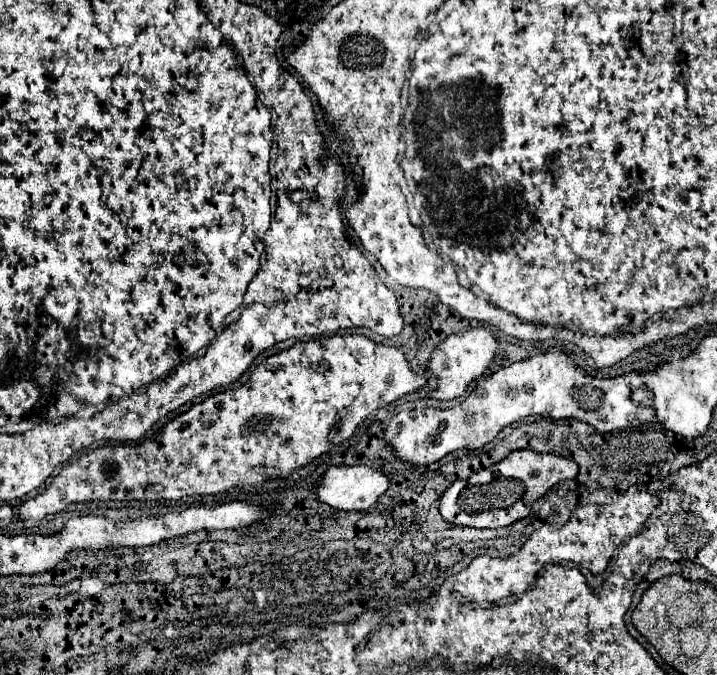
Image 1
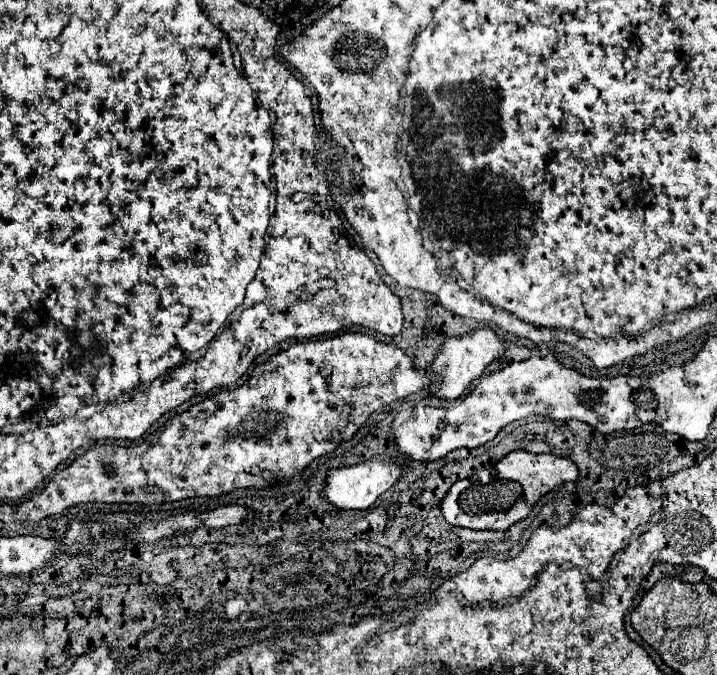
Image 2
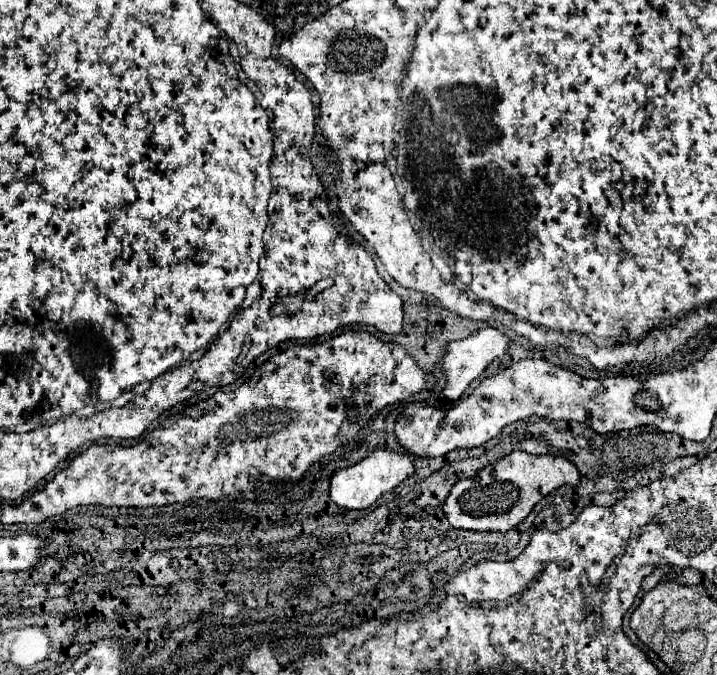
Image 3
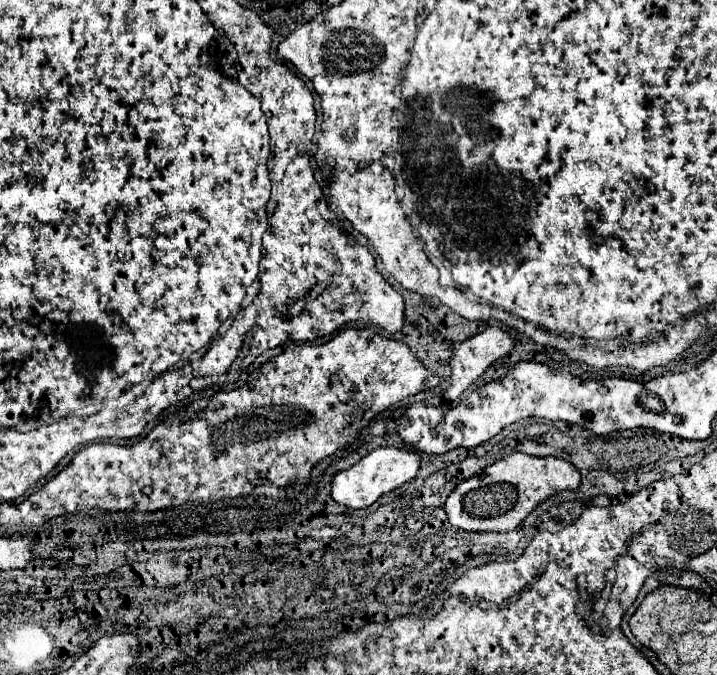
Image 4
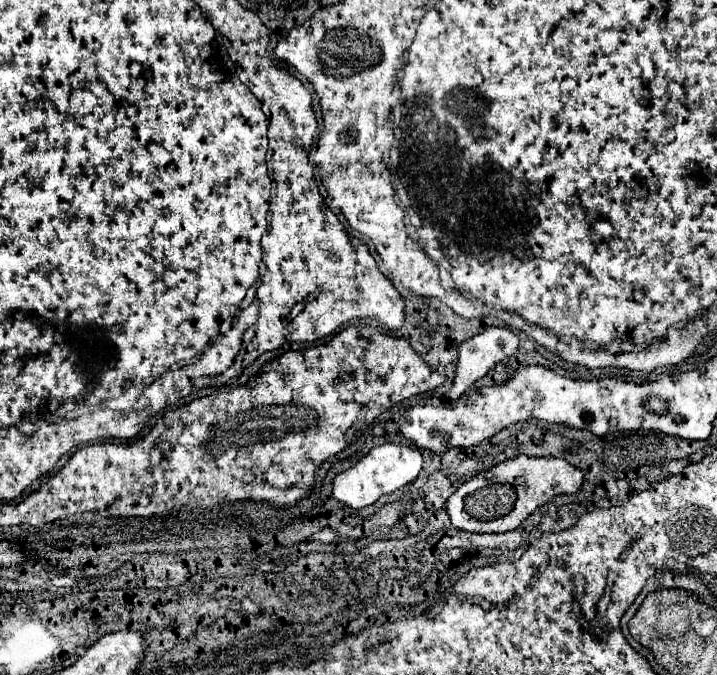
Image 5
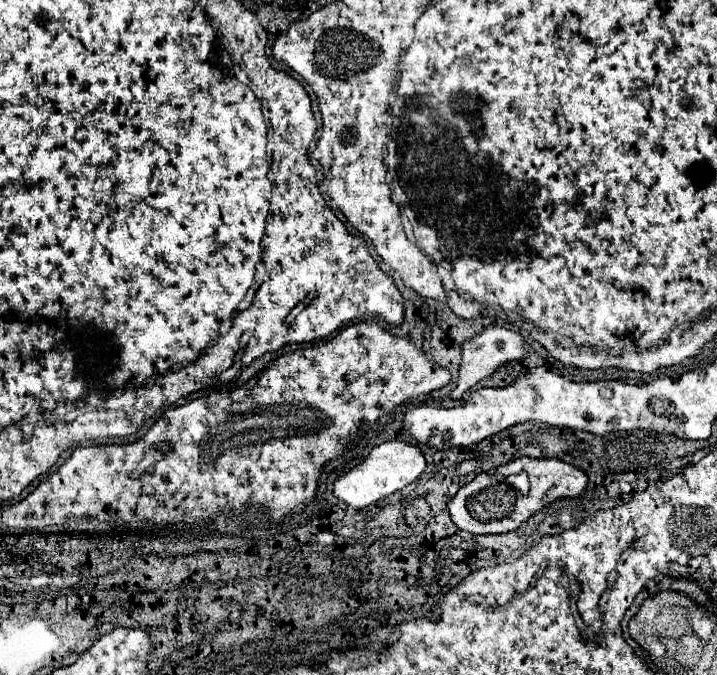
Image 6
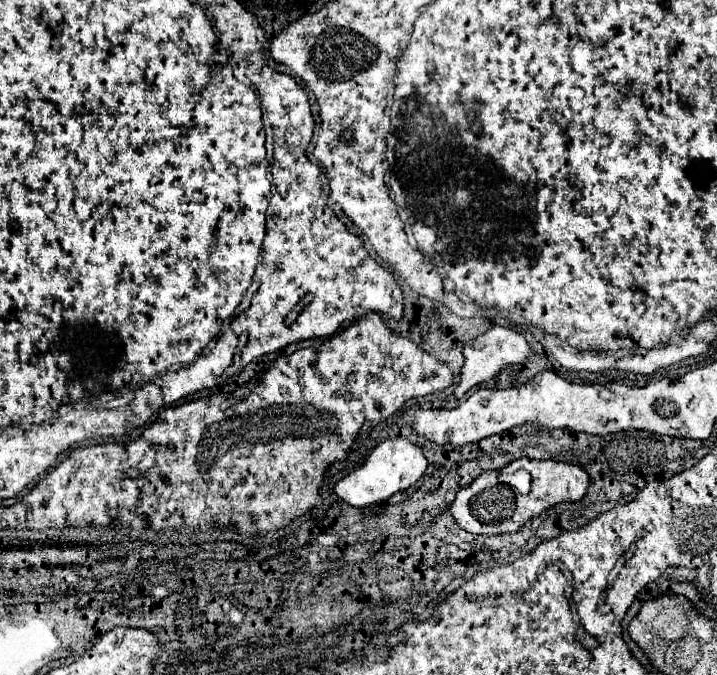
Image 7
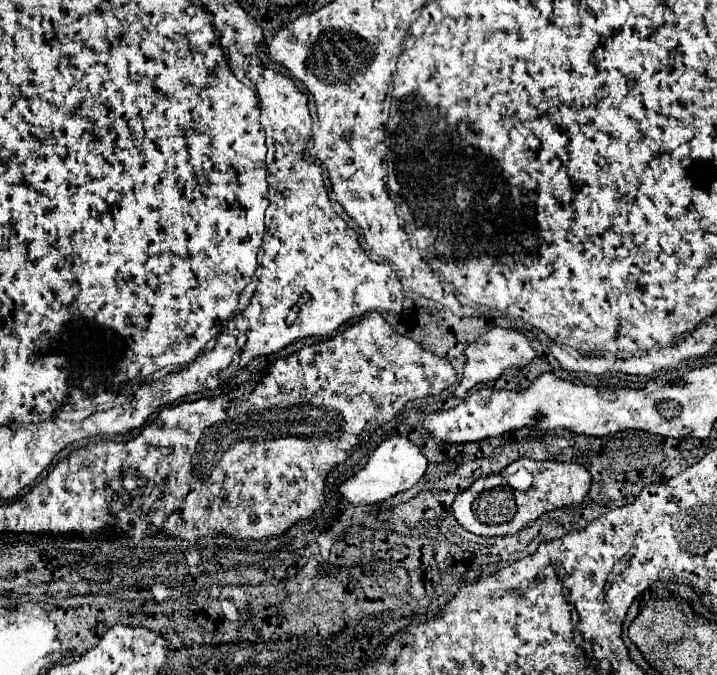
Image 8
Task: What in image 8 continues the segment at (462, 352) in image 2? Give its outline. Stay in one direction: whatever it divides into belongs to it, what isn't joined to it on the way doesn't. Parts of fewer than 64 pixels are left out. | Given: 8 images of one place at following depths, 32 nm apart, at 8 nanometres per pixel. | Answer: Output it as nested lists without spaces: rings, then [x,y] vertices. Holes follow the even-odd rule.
[[[492,328],[486,334],[482,334],[476,342],[472,342],[466,348],[466,366],[464,366],[464,378],[458,384],[458,388],[454,390],[456,398],[464,398],[466,392],[470,388],[474,388],[480,382],[492,382],[498,380],[508,368],[524,368],[528,366],[534,358],[538,358],[538,354],[534,352],[534,348],[530,346],[528,338],[516,330],[508,330],[508,328]]]

